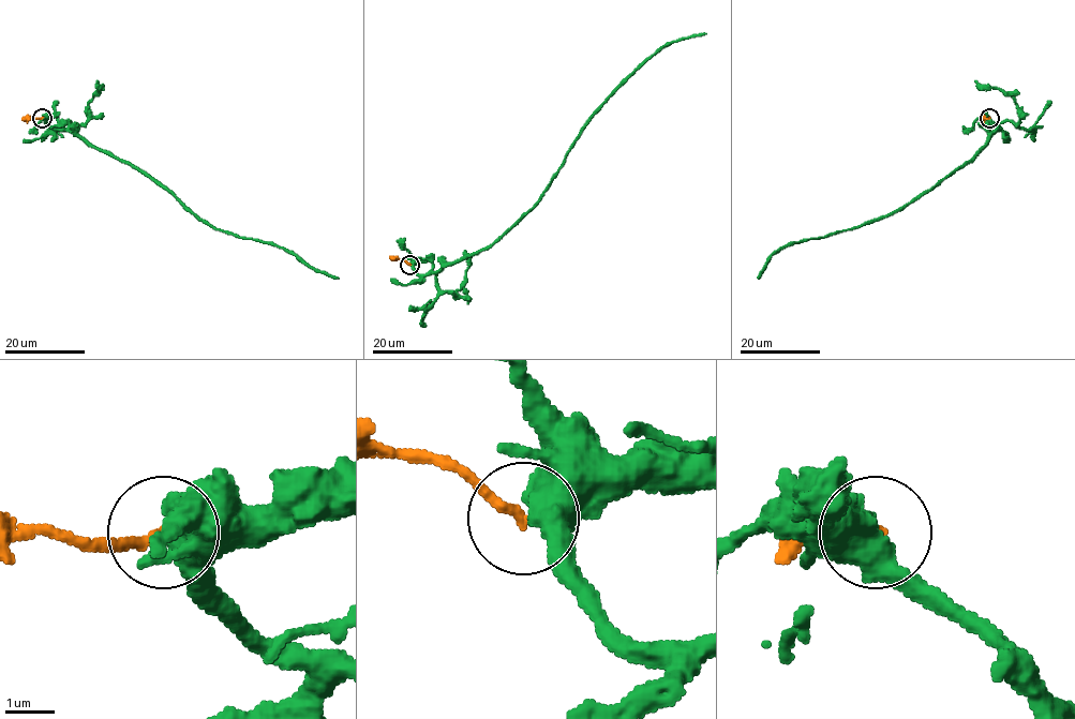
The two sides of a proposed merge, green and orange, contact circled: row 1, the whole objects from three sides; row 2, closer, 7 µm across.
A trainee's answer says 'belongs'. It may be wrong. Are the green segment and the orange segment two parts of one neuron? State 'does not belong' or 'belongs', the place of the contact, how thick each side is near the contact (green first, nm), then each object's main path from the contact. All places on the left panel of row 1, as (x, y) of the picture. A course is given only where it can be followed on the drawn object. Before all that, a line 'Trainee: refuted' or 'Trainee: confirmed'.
Trainee: refuted
does not belong; at (42, 118); 500 nm thick on the green side, 200 nm on the other; green runs (43, 118), (51, 126), (70, 129), (93, 146), (145, 171), (217, 229), (283, 246), (312, 267), (339, 278); orange runs (42, 118), (21, 120)

